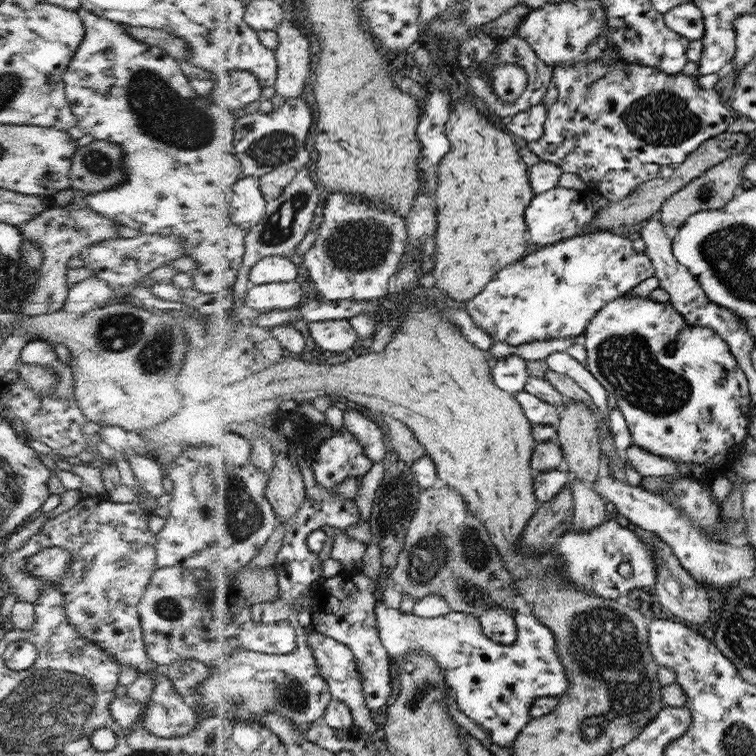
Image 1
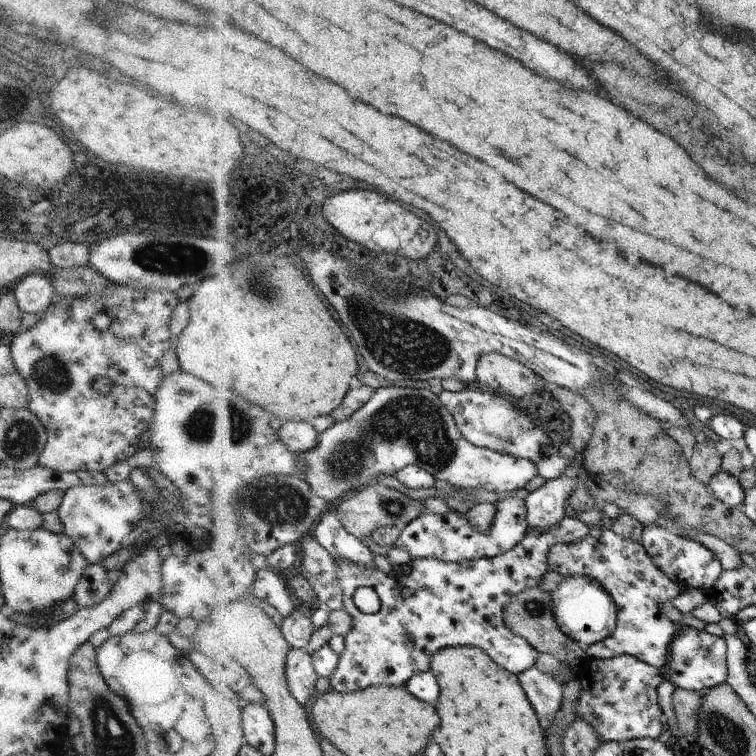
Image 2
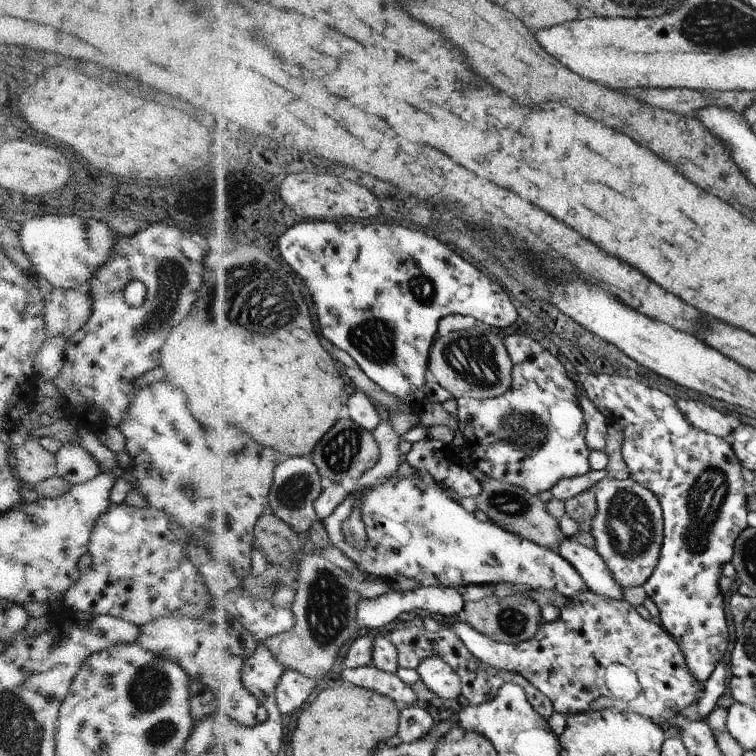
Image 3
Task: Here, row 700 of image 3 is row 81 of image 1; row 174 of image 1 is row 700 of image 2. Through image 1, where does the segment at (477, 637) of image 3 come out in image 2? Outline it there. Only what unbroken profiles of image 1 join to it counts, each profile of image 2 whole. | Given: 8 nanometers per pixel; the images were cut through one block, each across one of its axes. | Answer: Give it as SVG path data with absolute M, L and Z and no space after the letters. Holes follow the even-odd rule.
M632 655L602 660L587 657L572 669L581 684L575 706L577 718L591 723L602 743L660 737L663 712L656 700L656 688L661 682L656 676L660 676L660 670Z

